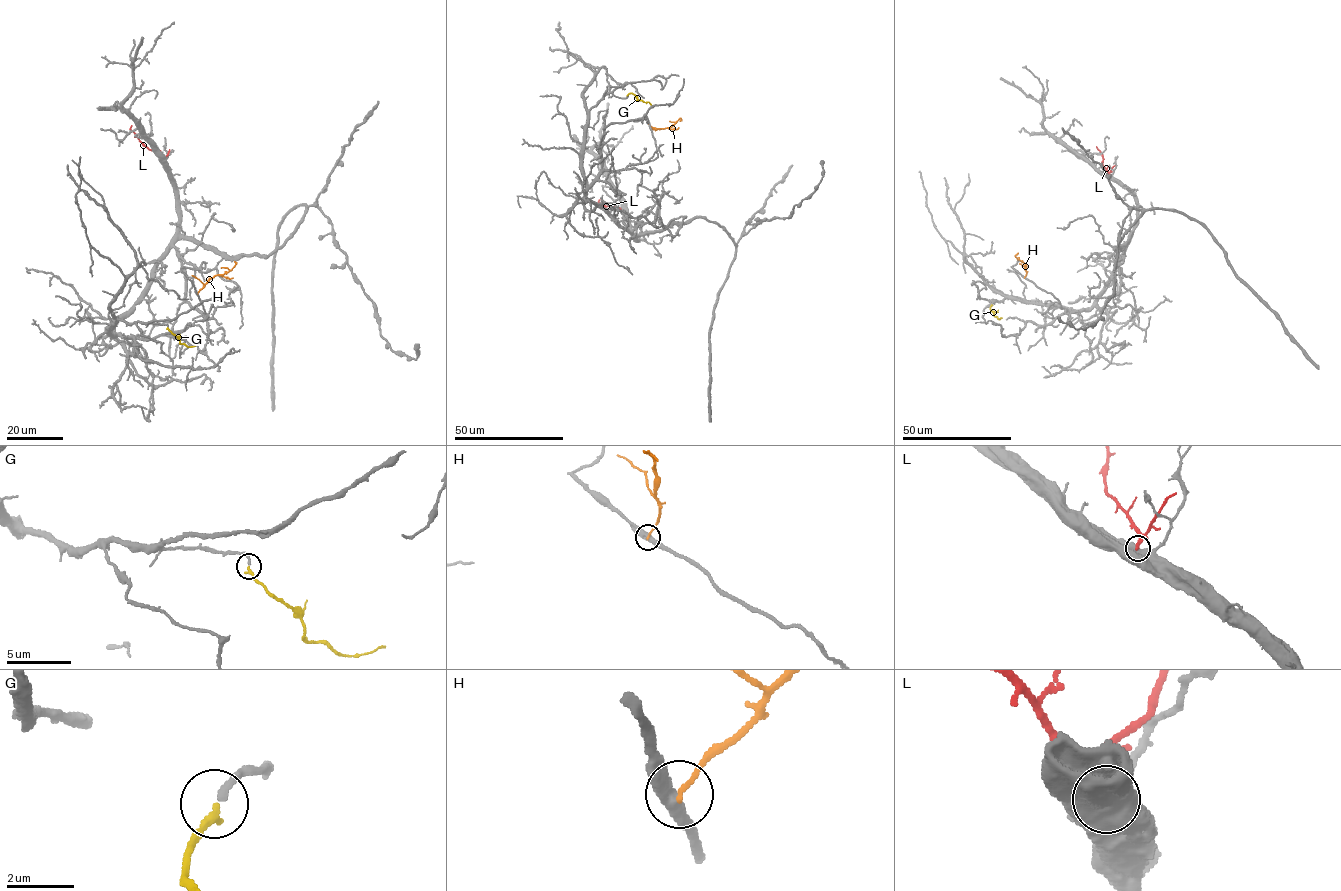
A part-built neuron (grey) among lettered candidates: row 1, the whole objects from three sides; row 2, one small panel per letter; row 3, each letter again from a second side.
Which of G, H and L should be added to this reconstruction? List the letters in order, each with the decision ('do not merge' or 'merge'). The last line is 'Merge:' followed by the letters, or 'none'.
G: merge
H: do not merge
L: do not merge
Merge: G

